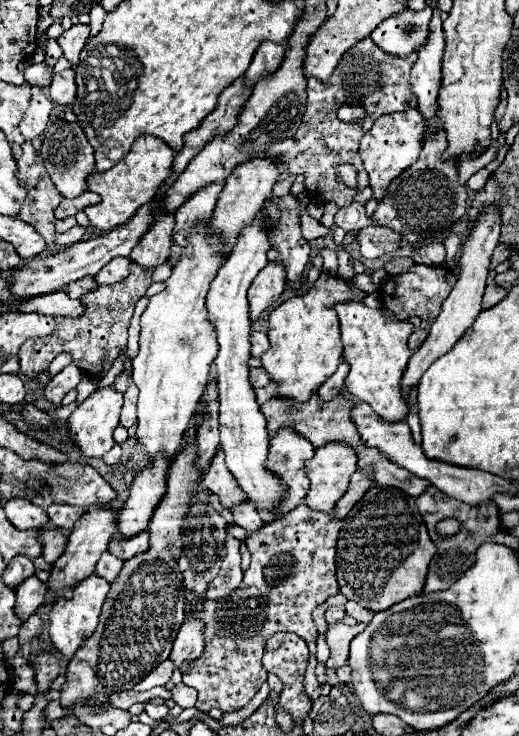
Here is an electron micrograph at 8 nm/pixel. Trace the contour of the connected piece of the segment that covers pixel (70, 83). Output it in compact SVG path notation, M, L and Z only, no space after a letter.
M68 68L60 74L54 74L50 84L50 98L56 104L72 106L76 100L76 82L74 82L74 68Z

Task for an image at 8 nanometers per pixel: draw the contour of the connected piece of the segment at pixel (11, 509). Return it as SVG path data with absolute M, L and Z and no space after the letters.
M10 500L4 506L6 518L18 528L18 530L28 530L28 528L44 528L50 520L46 512L40 506L34 506L30 500Z

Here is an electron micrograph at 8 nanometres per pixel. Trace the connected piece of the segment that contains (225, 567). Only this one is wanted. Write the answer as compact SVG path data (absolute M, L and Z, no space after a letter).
M226 536L226 558L222 562L222 568L218 576L210 582L206 598L210 600L222 600L230 596L242 582L242 570L240 570L240 540Z

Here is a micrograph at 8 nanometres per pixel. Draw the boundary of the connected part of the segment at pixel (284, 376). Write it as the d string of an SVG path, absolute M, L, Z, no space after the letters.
M320 256L312 260L312 266L320 268L322 274L316 284L302 296L294 296L282 302L268 314L268 338L270 350L262 354L262 366L268 376L280 384L278 396L308 400L318 386L336 372L342 356L342 342L338 330L338 314L334 310L336 304L352 300L352 288L340 276L332 276L322 268Z

